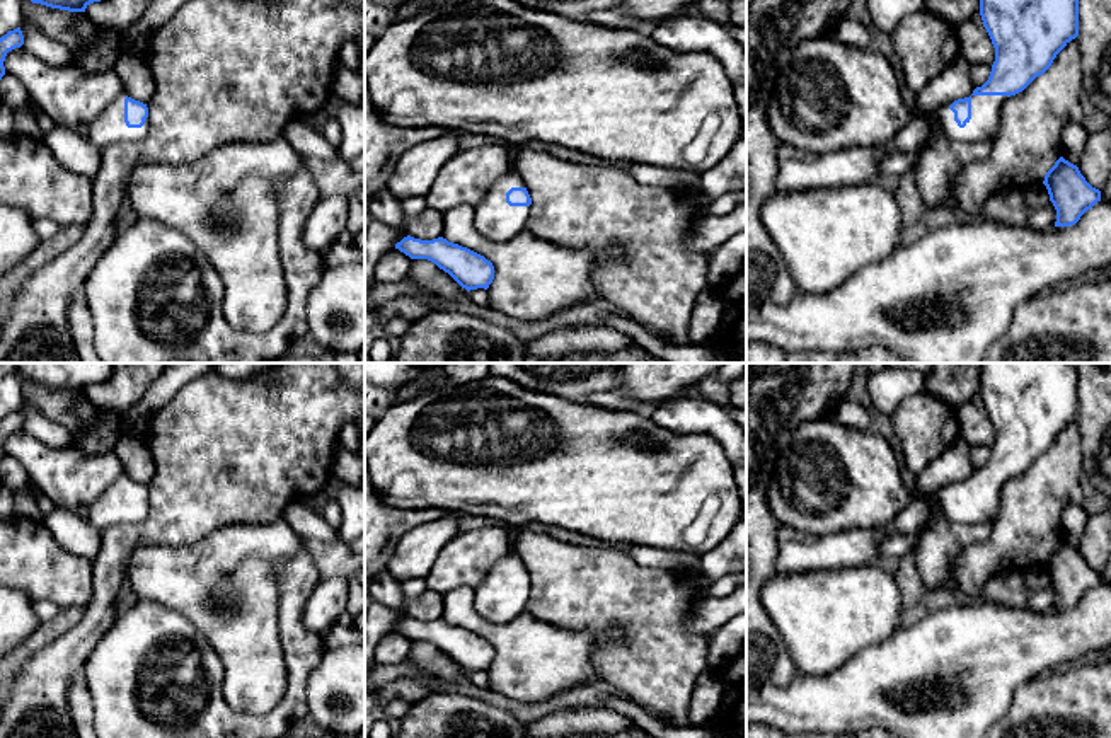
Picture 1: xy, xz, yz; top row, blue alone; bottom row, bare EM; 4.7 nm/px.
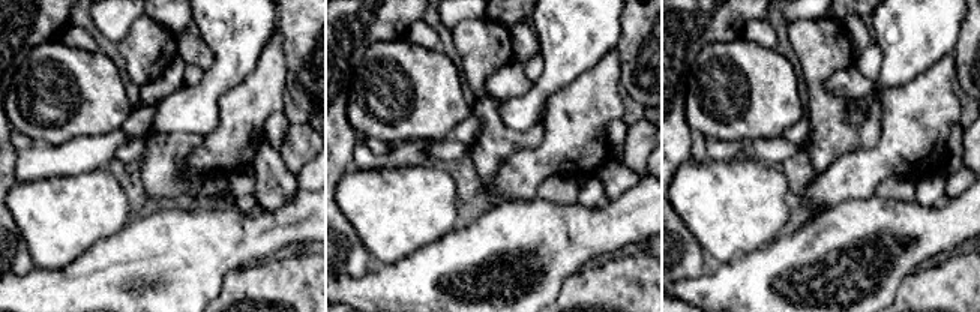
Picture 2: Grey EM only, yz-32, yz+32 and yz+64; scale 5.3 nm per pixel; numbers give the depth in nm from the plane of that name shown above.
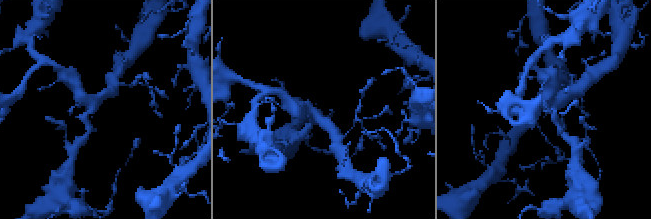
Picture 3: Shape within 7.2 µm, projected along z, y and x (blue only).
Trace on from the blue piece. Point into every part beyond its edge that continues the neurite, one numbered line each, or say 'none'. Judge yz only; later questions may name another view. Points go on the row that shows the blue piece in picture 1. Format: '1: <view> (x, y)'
1: yz (985, 120)

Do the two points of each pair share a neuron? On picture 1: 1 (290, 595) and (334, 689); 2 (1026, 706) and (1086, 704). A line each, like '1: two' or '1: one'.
1: two
2: one

